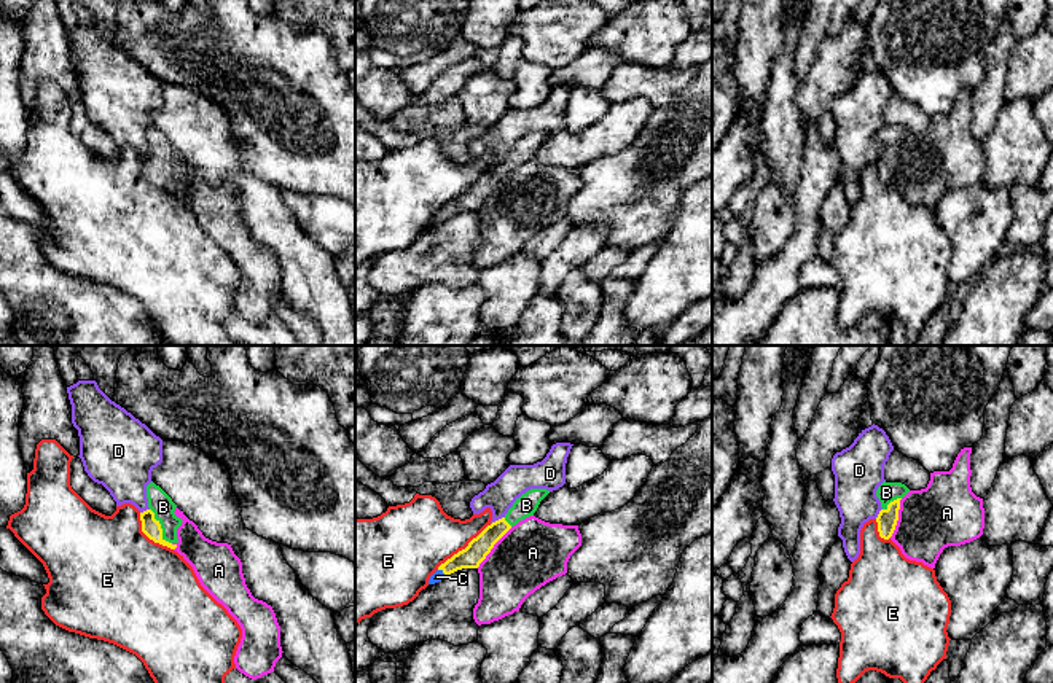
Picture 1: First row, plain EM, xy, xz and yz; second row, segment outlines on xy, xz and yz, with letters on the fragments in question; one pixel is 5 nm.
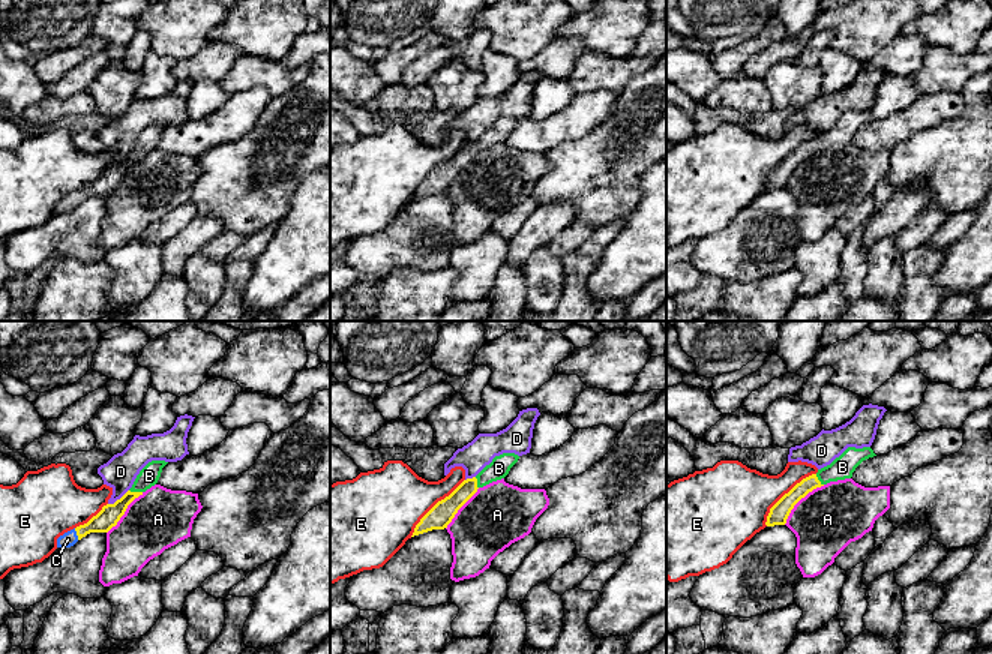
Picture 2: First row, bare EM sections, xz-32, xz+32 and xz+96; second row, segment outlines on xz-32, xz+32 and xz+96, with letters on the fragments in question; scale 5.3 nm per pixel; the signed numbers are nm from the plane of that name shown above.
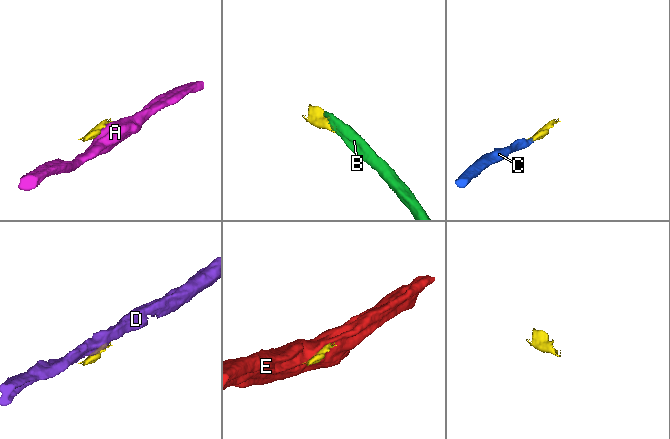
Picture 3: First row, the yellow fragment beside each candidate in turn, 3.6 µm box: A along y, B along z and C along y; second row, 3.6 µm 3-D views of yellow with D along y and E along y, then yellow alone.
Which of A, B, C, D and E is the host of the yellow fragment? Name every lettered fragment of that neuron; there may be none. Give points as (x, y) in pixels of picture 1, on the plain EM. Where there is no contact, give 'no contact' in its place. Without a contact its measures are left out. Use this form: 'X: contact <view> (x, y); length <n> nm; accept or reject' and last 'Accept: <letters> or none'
A: contact xz (493, 190); length 280 nm; reject
B: contact xy (160, 171); length 220 nm; accept
C: contact xz (443, 215); length 60 nm; accept
D: contact xz (499, 163); length 80 nm; reject
E: contact xz (465, 191); length 360 nm; reject
Accept: B, C

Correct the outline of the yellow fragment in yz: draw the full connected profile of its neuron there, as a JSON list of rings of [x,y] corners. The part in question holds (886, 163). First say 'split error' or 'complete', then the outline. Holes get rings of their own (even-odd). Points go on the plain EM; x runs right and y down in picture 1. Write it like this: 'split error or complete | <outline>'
split error | [[[883,126],[876,140],[881,145],[881,154],[876,161],[879,180],[889,183],[898,164],[900,143],[910,135],[902,126]]]

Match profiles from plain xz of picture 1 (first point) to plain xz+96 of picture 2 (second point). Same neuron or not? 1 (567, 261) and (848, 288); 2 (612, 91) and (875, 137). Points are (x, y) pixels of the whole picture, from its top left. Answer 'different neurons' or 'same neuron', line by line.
1: different neurons
2: different neurons

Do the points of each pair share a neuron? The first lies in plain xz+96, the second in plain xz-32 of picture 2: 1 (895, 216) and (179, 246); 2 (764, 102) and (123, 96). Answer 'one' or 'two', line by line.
1: one
2: two

